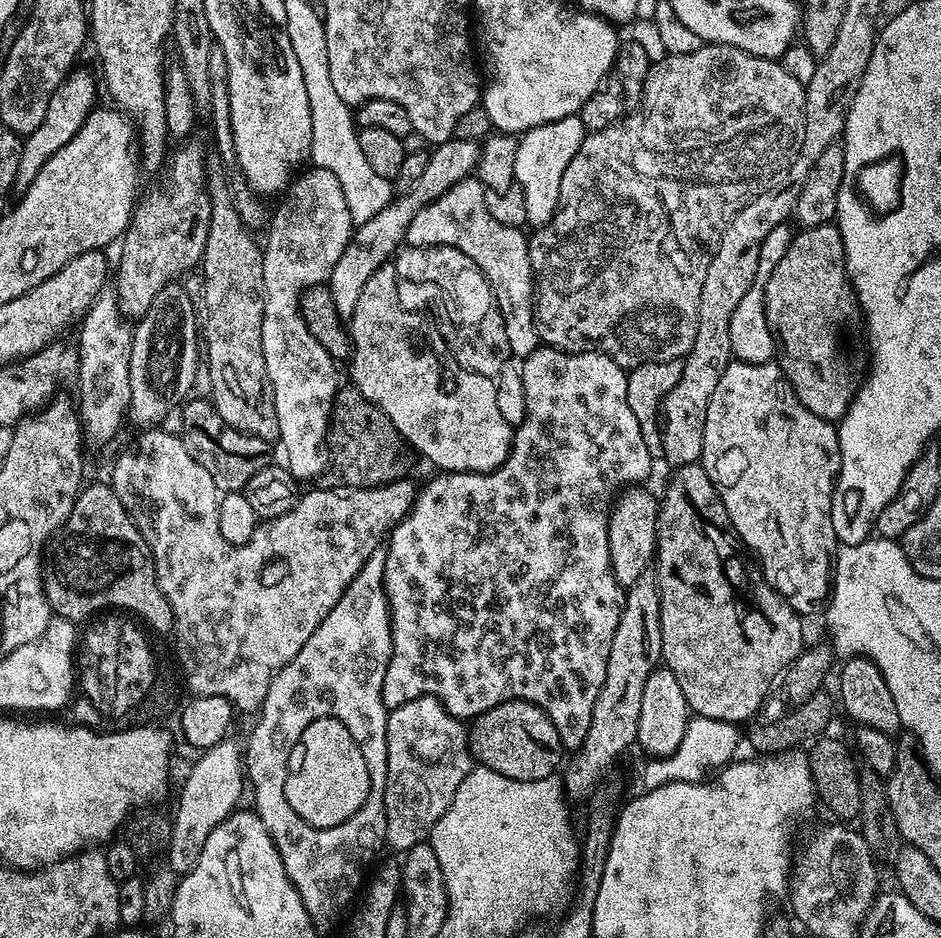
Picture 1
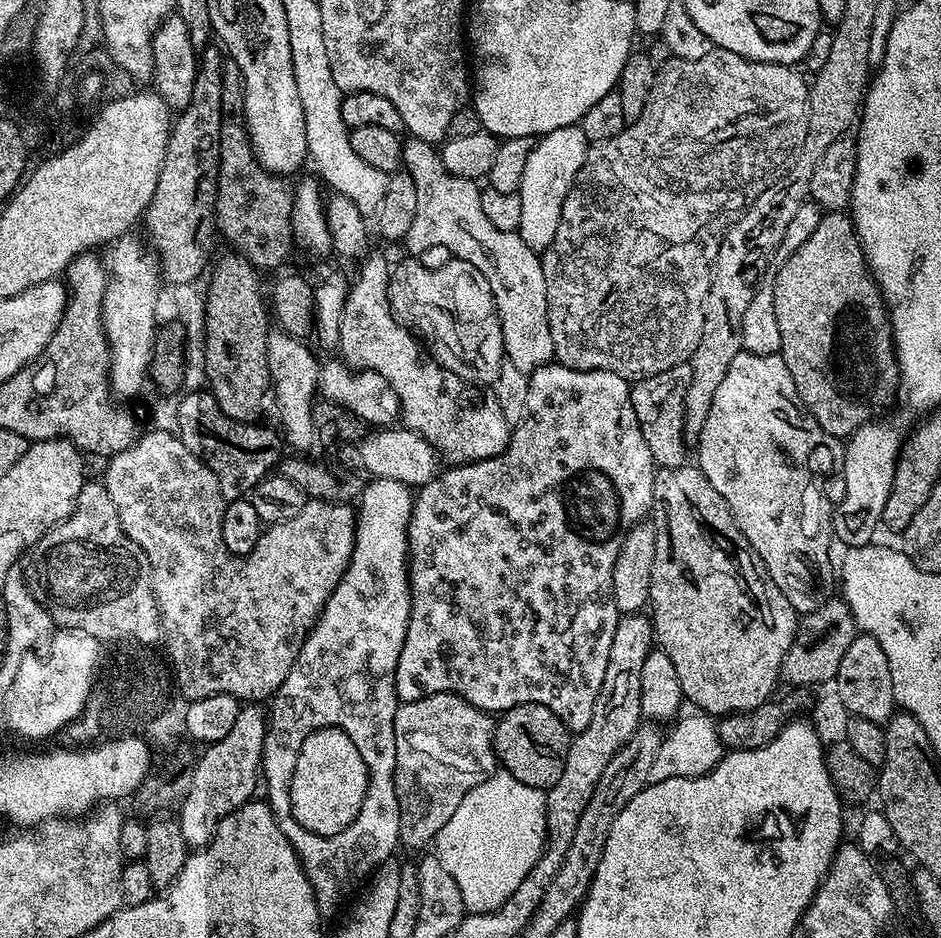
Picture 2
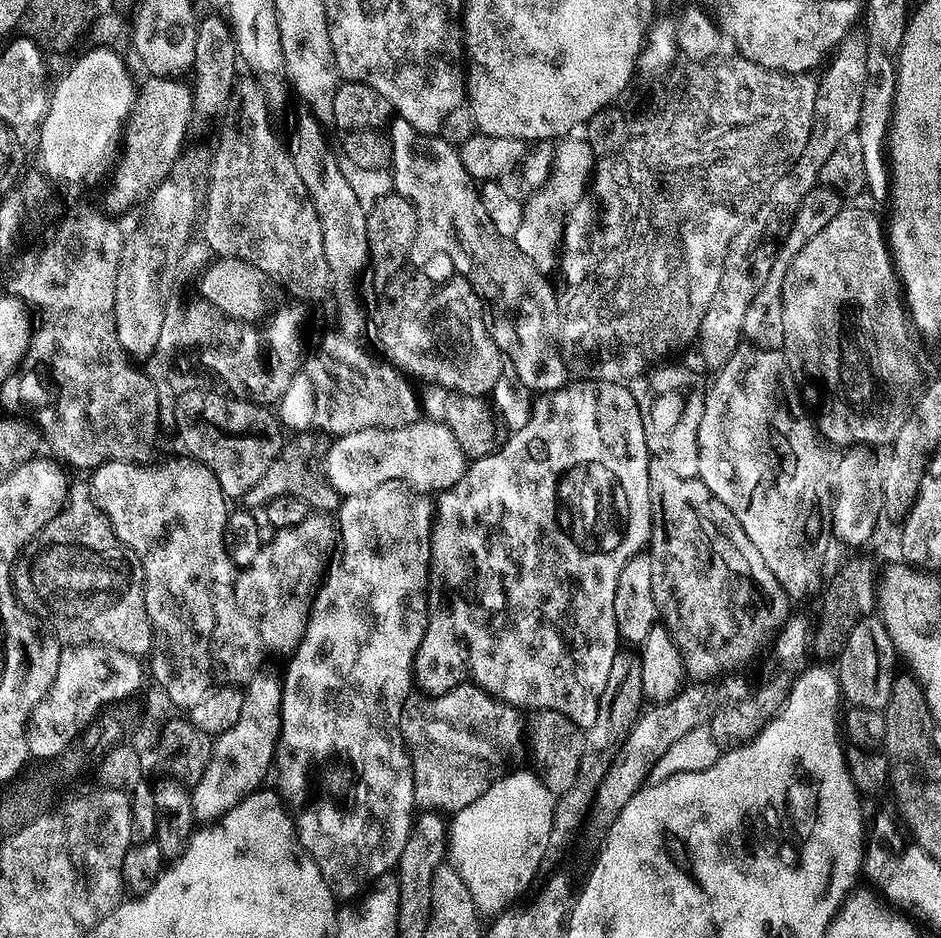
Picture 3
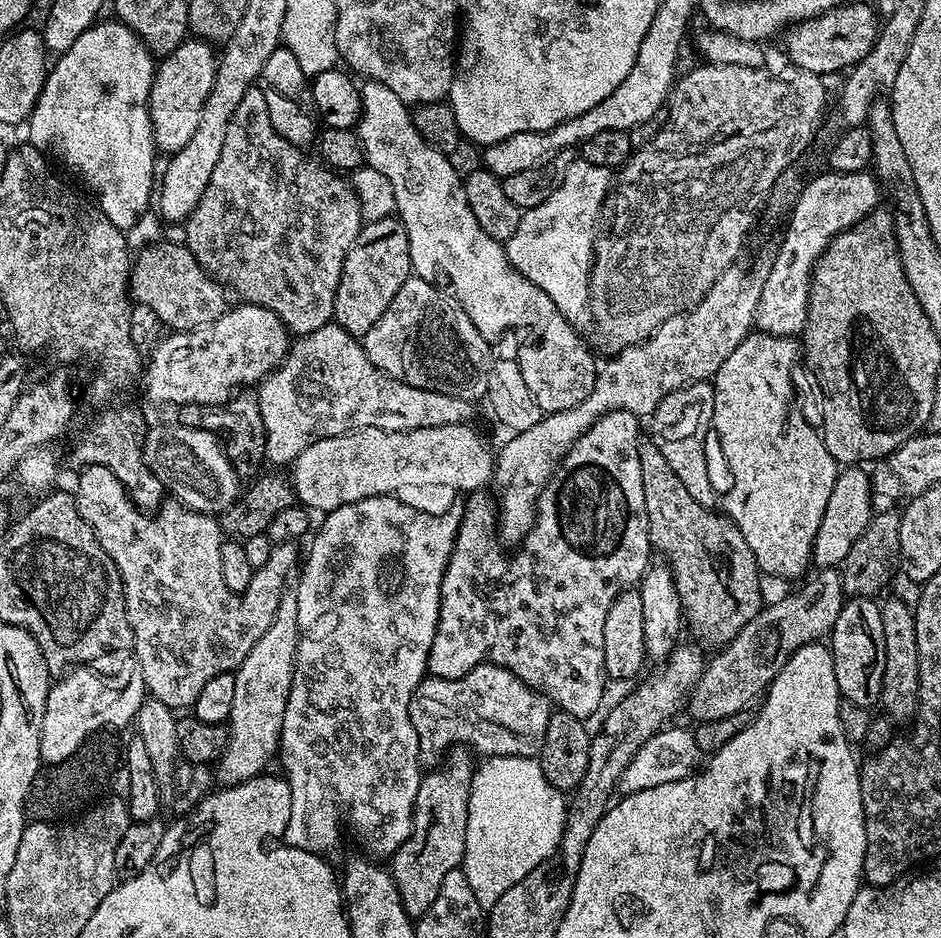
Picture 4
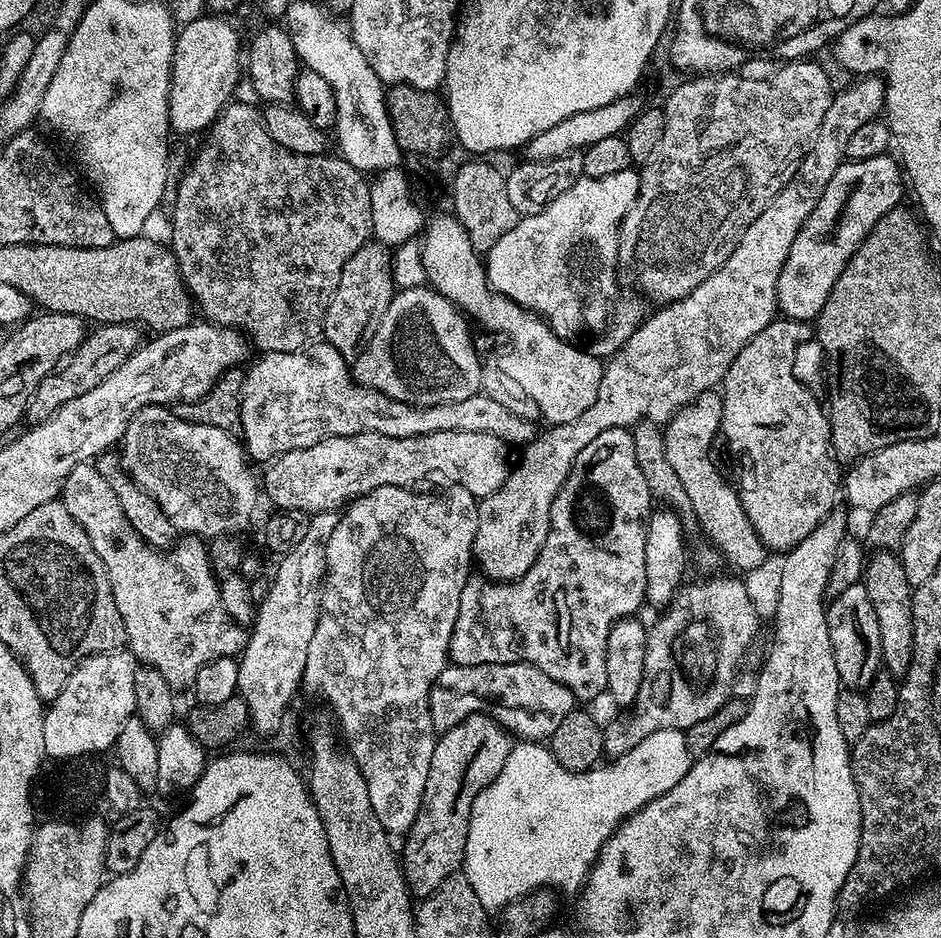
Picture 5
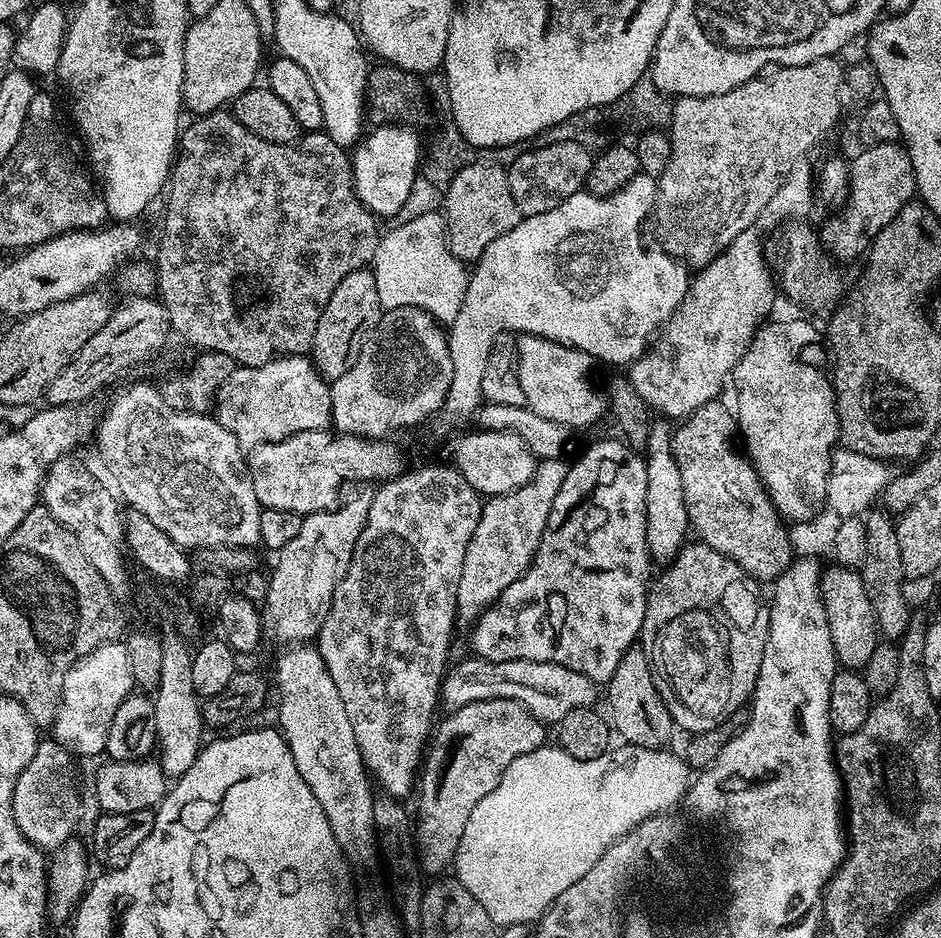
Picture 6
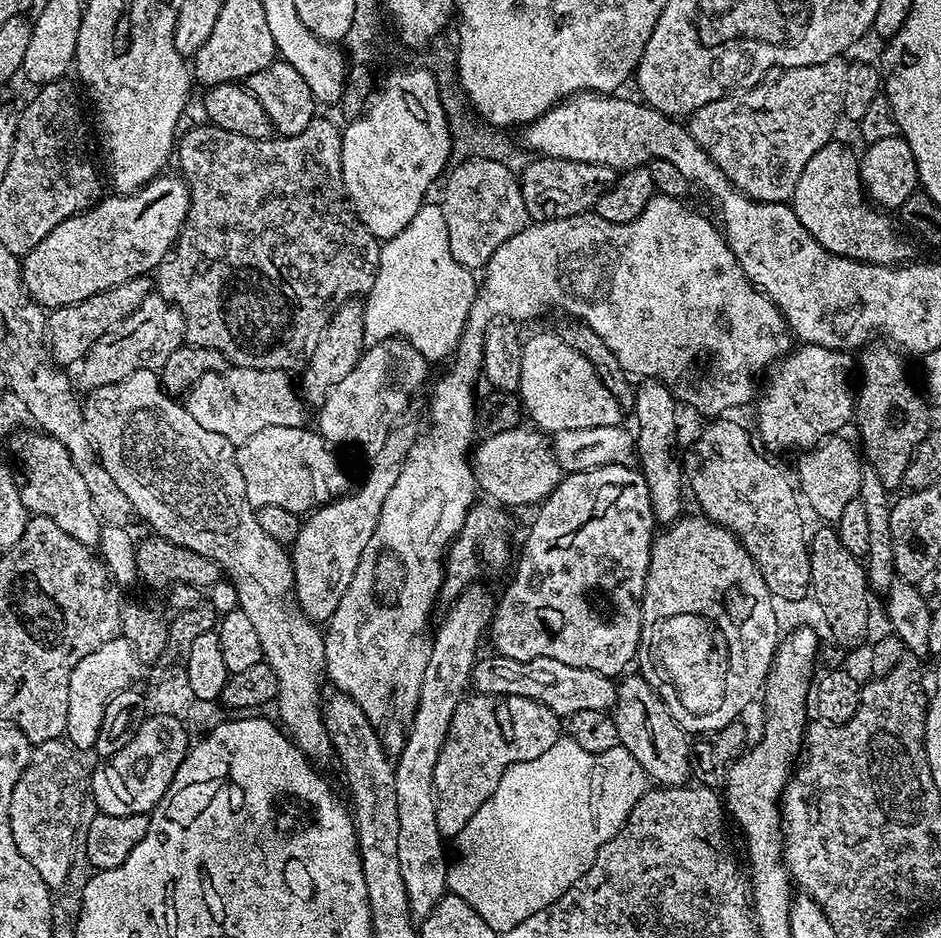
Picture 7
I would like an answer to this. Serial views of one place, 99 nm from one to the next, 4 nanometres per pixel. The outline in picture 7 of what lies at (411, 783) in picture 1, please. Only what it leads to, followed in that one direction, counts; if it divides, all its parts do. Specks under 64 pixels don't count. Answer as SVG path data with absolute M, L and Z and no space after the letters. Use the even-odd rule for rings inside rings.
M491 654L485 658L477 659L472 668L471 687L477 693L485 696L525 696L537 700L550 710L554 710L561 718L570 718L578 710L598 710L608 712L616 702L617 681L606 674L598 674L598 670L566 666L566 662L558 662L554 658L534 658L533 660L515 660L499 654Z

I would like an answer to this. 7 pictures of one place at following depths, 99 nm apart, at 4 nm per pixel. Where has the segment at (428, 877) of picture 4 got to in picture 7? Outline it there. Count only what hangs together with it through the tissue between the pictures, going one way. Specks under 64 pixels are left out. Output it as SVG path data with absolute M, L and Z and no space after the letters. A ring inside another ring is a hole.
M465 695L458 710L454 710L454 718L450 718L450 730L442 746L442 754L438 754L438 766L434 766L436 813L441 836L454 838L462 831L466 822L478 814L478 806L482 806L482 802L486 802L486 798L498 790L498 782L502 782L502 774L506 774L510 766L518 762L530 762L538 758L538 754L546 754L546 750L550 750L550 746L557 744L561 738L561 717L537 700L525 696Z

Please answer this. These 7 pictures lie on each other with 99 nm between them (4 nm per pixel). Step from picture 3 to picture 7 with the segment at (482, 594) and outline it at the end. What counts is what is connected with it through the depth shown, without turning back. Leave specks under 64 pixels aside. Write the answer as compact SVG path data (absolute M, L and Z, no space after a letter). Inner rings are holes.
M607 464L594 470L569 472L535 509L532 529L524 540L516 577L495 605L490 640L499 655L515 660L554 658L566 666L598 670L613 678L625 671L640 646L640 602L658 525L639 467Z

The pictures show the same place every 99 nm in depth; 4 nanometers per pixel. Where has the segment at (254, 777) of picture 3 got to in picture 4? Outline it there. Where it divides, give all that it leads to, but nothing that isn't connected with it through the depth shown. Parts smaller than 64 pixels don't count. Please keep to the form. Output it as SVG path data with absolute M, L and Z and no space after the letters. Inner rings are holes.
M288 590L278 606L278 614L274 614L274 622L270 622L268 629L256 639L234 673L234 706L226 721L228 741L216 768L221 785L240 784L261 775L267 769L264 767L279 753L282 714L286 714L299 641L298 602L295 591Z

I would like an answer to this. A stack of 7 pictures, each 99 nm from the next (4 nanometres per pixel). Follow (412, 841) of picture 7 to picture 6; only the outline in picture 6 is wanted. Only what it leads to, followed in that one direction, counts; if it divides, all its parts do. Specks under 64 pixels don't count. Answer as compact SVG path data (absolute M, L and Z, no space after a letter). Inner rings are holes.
M560 458L540 460L528 484L501 496L487 497L481 503L478 526L474 526L470 546L466 546L462 578L458 578L456 622L461 629L471 629L502 590L518 582L532 564L544 531L548 529L550 506L554 506L554 498L558 498L558 490L568 473L569 465L564 462Z

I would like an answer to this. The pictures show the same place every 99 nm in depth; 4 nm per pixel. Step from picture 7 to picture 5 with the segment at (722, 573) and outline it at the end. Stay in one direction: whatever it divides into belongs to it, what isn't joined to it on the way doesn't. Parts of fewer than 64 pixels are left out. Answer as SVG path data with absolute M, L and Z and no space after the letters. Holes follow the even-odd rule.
M716 576L713 580L696 580L685 583L677 591L668 607L659 613L656 625L648 628L648 649L646 666L642 674L642 686L638 690L635 704L625 716L620 716L612 725L604 728L604 756L615 758L634 750L642 738L654 734L654 730L679 728L687 730L694 722L710 718L733 695L736 675L740 672L740 663L744 660L744 651L752 644L756 636L756 627L760 620L756 617L756 608L752 605L752 596L740 580L732 576Z

